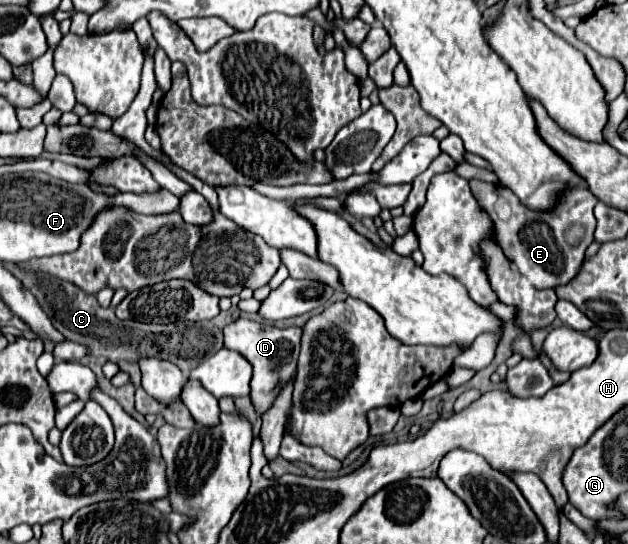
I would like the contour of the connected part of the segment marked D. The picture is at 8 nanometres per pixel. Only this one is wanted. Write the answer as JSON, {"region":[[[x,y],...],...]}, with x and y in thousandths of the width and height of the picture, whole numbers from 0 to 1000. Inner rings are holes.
{"region":[[[379,585],[357,603],[357,636],[363,643],[382,647],[404,676],[398,728],[414,761],[420,761],[427,746],[433,746],[446,713],[455,710],[459,699],[468,691],[478,647],[478,614],[481,603],[439,603],[433,596],[404,592],[395,585]]]}

